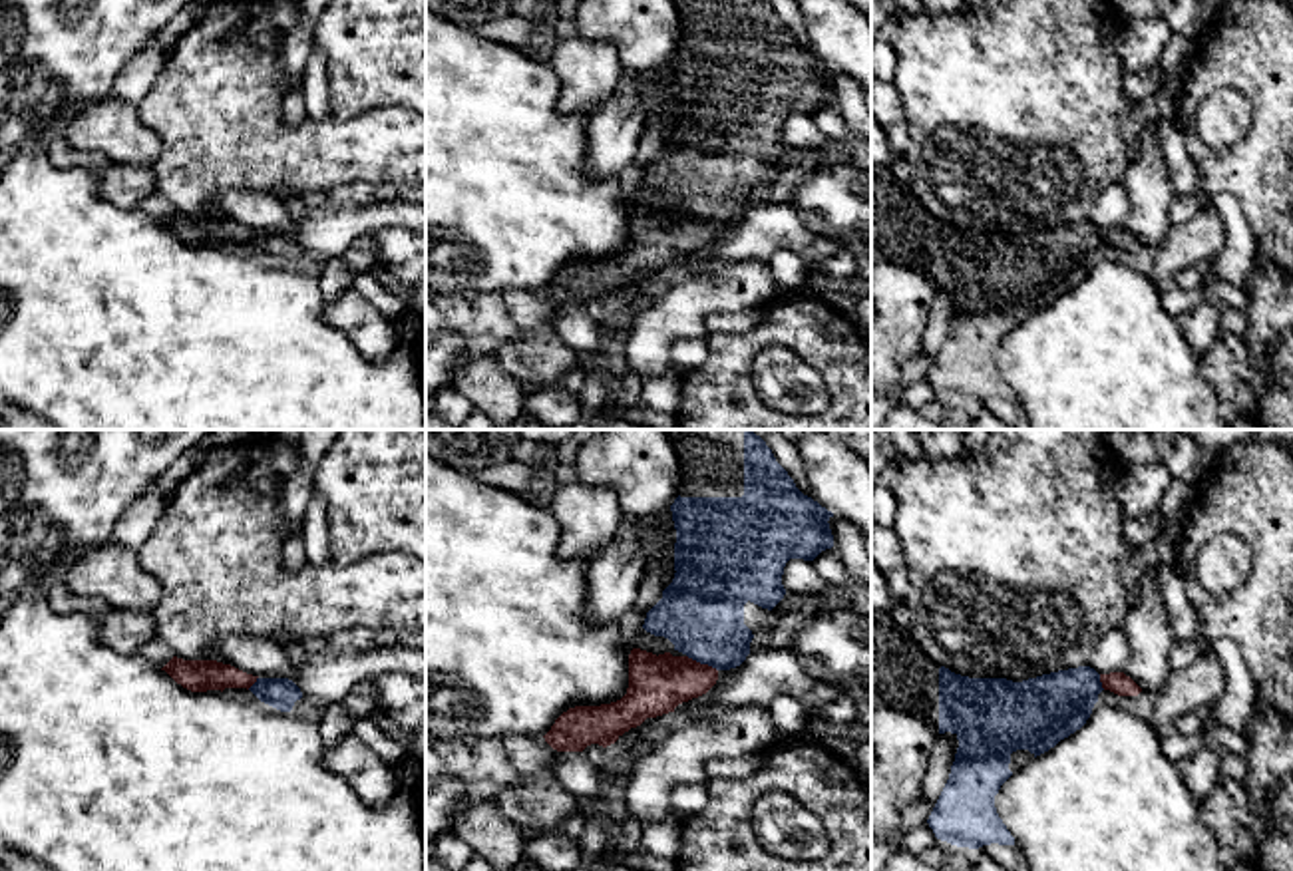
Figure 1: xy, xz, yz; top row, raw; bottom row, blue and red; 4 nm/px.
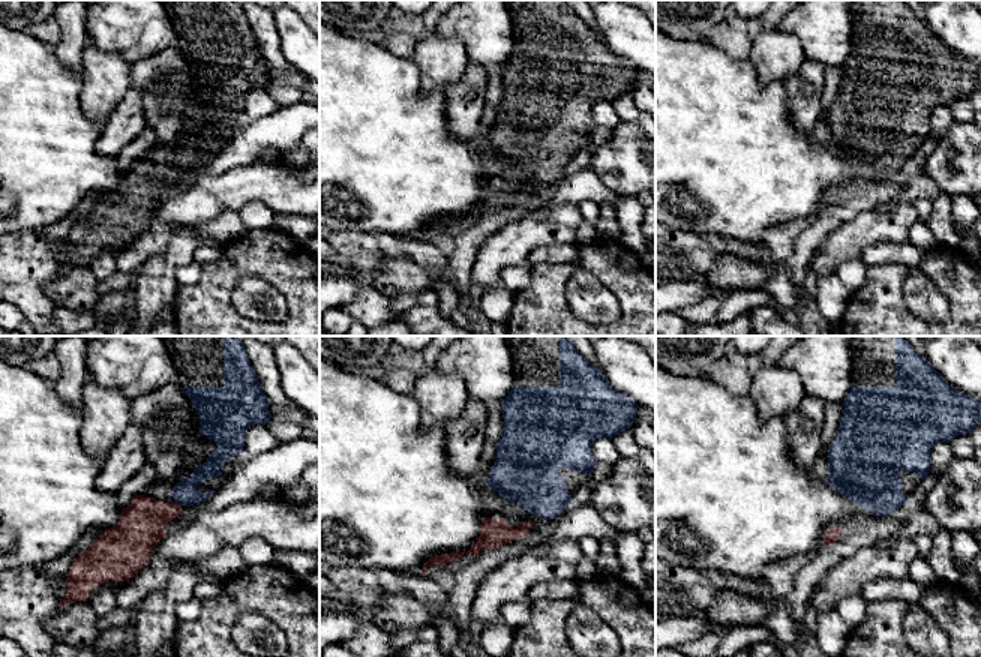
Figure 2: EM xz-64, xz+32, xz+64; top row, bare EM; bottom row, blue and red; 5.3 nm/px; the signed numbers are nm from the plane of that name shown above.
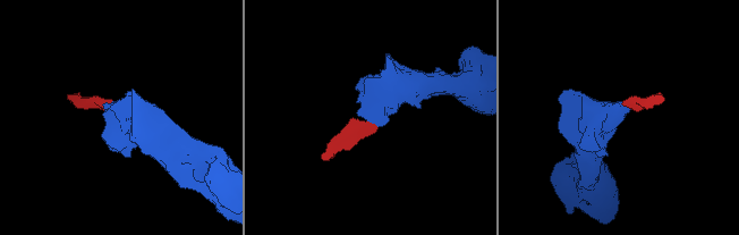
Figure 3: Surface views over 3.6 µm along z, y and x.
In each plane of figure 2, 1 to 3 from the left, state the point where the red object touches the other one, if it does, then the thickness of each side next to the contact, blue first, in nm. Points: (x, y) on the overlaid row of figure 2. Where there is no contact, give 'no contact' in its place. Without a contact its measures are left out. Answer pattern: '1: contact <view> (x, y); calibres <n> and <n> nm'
1: contact xz-64 (177, 503); calibres 130 and 240 nm
2: no contact
3: no contact

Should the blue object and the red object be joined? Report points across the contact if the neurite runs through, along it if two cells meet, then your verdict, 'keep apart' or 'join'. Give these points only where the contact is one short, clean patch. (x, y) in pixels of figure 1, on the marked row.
way xz (701, 613), (703, 663), (689, 677), (657, 685); join

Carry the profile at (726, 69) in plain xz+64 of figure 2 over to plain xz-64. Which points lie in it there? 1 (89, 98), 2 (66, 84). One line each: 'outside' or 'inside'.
1: outside
2: inside

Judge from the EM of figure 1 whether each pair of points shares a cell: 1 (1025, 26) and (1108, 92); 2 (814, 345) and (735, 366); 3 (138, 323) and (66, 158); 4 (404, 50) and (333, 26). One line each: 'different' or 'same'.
1: same
2: same
3: different
4: same

